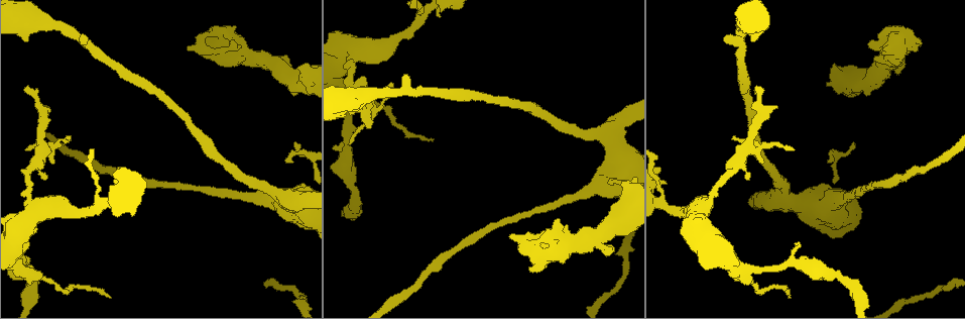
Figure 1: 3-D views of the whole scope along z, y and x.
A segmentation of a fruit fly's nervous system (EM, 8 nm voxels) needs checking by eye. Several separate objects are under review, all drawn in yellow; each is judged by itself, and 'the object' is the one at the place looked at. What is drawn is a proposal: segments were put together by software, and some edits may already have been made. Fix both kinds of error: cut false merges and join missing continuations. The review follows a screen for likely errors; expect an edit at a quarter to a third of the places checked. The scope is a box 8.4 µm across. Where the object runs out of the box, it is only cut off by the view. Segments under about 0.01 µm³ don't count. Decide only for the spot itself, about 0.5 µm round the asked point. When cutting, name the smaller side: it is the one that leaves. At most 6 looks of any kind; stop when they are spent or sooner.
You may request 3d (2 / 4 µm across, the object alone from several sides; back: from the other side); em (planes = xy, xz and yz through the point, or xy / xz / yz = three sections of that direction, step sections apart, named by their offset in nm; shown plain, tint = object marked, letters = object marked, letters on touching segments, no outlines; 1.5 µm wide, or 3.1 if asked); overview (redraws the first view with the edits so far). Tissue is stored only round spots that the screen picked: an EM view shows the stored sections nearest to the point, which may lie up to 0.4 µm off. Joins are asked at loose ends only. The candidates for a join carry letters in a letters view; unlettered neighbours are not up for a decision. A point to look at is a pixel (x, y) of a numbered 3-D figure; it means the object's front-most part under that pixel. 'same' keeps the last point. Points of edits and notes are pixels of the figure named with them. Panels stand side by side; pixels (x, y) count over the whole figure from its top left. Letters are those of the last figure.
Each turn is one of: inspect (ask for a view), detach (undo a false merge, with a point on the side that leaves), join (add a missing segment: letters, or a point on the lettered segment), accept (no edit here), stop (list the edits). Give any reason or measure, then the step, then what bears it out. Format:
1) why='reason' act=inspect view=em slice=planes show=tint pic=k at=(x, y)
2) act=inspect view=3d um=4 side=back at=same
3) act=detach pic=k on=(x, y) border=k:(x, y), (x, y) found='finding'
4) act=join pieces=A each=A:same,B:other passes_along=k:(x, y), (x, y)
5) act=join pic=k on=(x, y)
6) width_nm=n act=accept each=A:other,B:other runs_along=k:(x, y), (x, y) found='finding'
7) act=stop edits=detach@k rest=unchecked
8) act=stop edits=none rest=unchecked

why='thick turns thin' act=inspect view=em slice=planes show=plain pic=1 at=(602, 247)

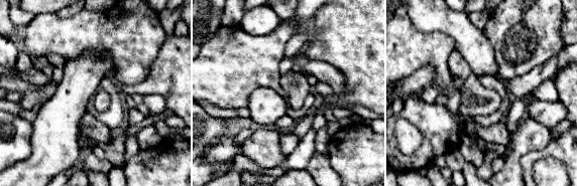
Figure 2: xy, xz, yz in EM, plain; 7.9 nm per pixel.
why='see the neighbours' act=inspect view=em slice=planes show=letters at=same

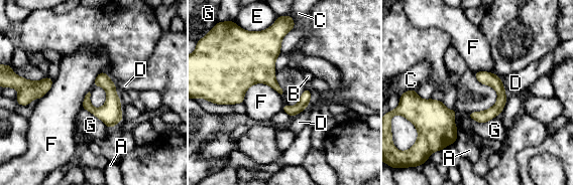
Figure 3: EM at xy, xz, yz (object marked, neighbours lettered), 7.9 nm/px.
width_nm=70 act=accept each=A:other,B:other,C:other,D:other,E:other,F:other,G:other found='one neuron here'

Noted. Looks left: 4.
why='free end' act=inspect view=3d um=4 pic=1 at=(748, 178)

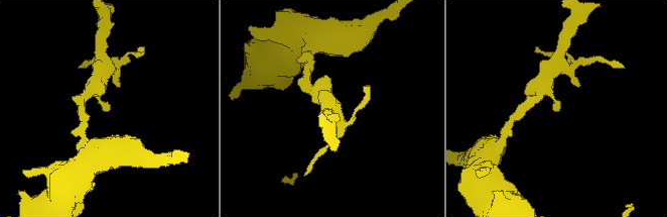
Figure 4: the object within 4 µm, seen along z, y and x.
act=inspect view=em slice=planes show=letters pic=4 at=(108, 110)

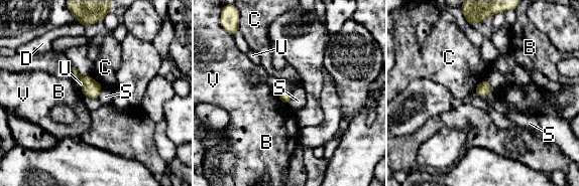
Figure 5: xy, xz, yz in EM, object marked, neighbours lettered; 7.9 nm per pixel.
longest_contact=C:150nm act=accept each=B:other,C:other,D:other,S:other,U:other,V:other border=5:(293, 91), (293, 96), (286, 104) found='no lettered segment goes on from it'

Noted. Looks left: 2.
why='free end' act=inspect view=em slice=xy step=4 show=tint pic=1 at=(26, 89)

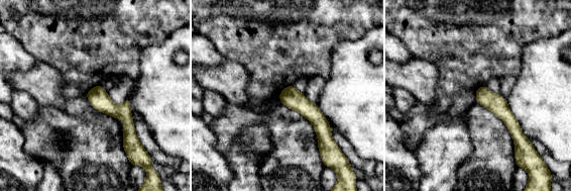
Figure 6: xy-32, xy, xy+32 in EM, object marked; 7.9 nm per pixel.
act=inspect view=em slice=planes show=letters at=same

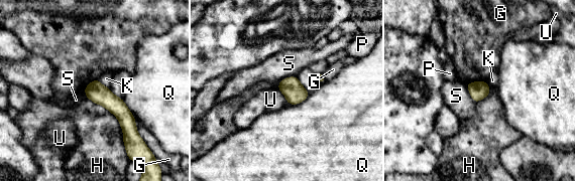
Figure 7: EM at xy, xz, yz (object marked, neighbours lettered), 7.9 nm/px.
act=accept each=G:other,H:other,K:other,P:other,Q:other,S:other,U:other border=7:(277, 86), (288, 103) found='no lettered segment goes on from it'

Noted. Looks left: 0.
act=stop edits=none rest=unchecked

